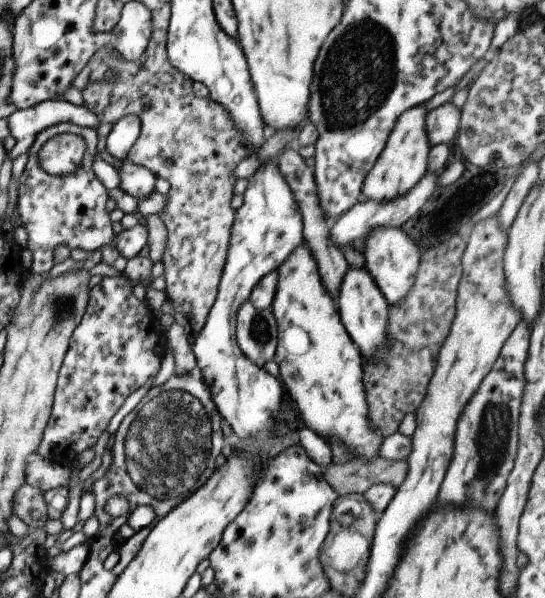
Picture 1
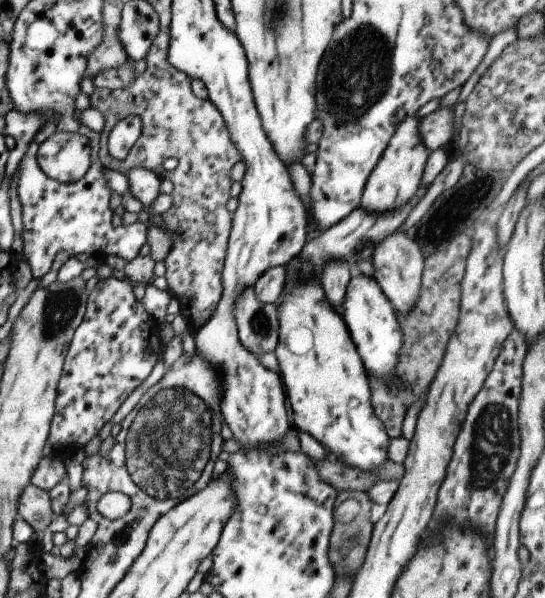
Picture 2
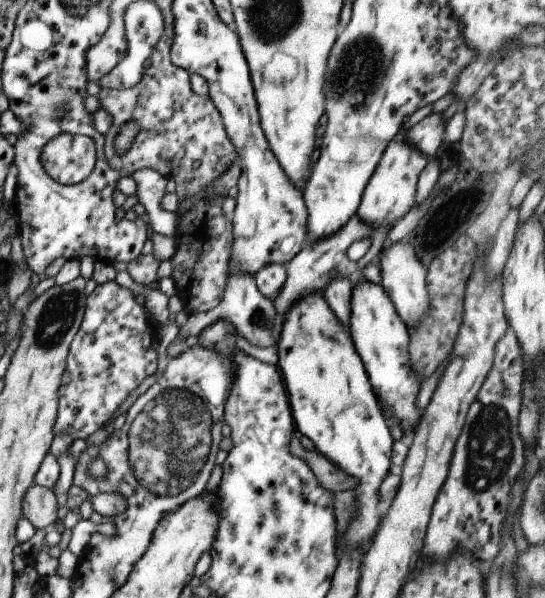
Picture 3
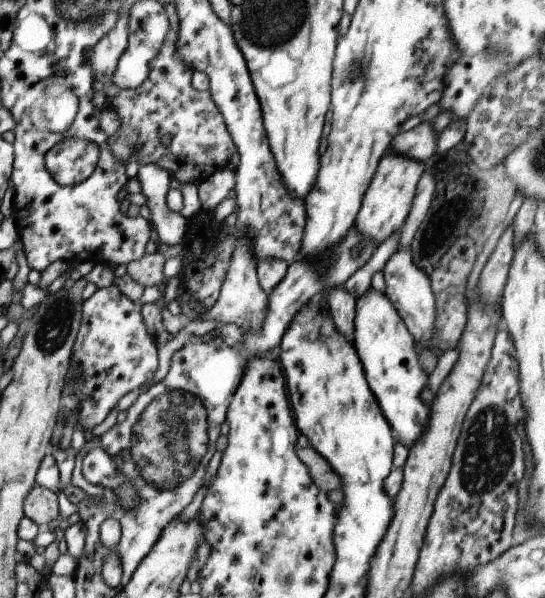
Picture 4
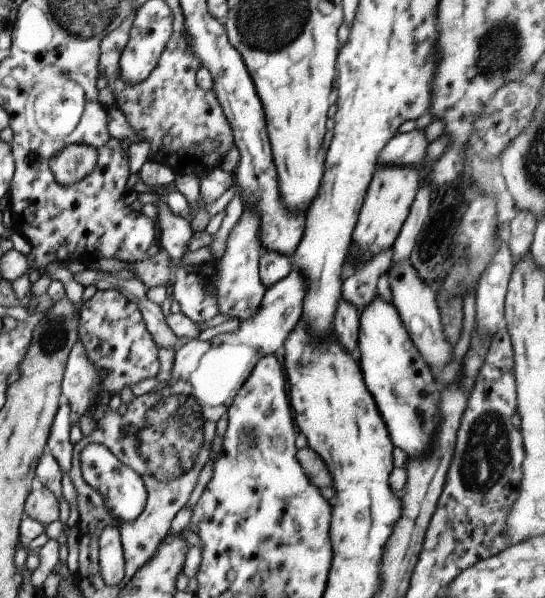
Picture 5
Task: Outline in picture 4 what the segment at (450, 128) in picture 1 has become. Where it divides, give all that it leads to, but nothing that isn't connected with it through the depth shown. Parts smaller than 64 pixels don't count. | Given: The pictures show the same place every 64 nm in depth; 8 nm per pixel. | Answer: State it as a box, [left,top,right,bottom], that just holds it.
[387,121,438,162]

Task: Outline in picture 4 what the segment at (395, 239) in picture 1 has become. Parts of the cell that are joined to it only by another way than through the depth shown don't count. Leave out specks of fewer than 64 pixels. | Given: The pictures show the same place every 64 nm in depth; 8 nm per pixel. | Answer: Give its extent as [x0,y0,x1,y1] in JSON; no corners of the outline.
[381,248,434,349]

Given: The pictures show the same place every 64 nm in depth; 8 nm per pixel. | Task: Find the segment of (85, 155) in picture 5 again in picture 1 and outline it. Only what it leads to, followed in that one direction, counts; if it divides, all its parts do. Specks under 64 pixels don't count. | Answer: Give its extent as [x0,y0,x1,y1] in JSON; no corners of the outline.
[38,132,85,176]

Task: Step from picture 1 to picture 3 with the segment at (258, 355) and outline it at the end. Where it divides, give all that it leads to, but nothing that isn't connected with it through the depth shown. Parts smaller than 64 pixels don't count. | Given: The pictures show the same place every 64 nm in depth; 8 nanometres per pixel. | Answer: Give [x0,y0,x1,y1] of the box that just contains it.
[166,273,279,359]

